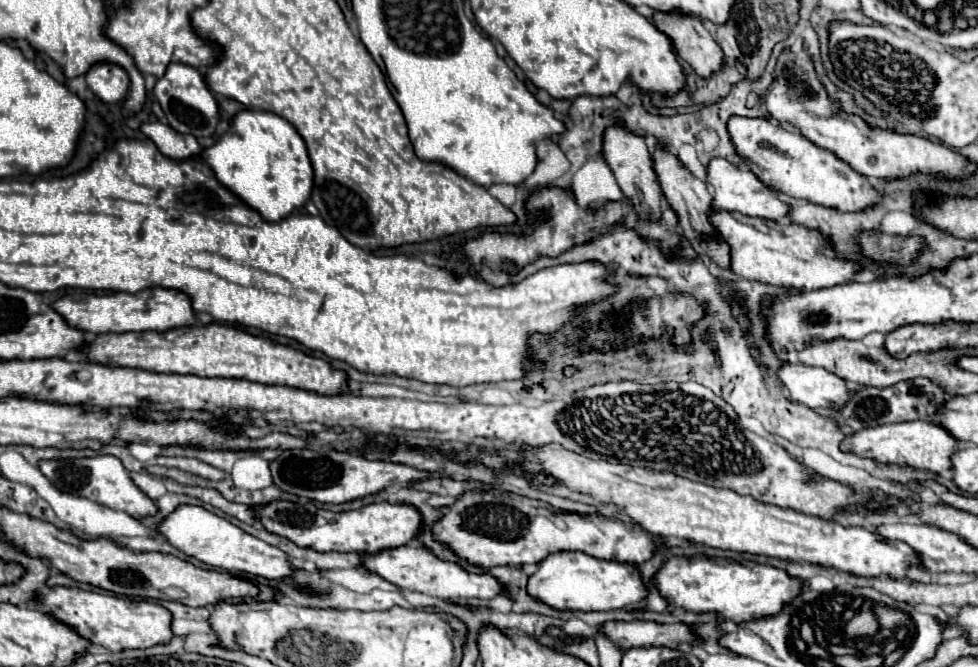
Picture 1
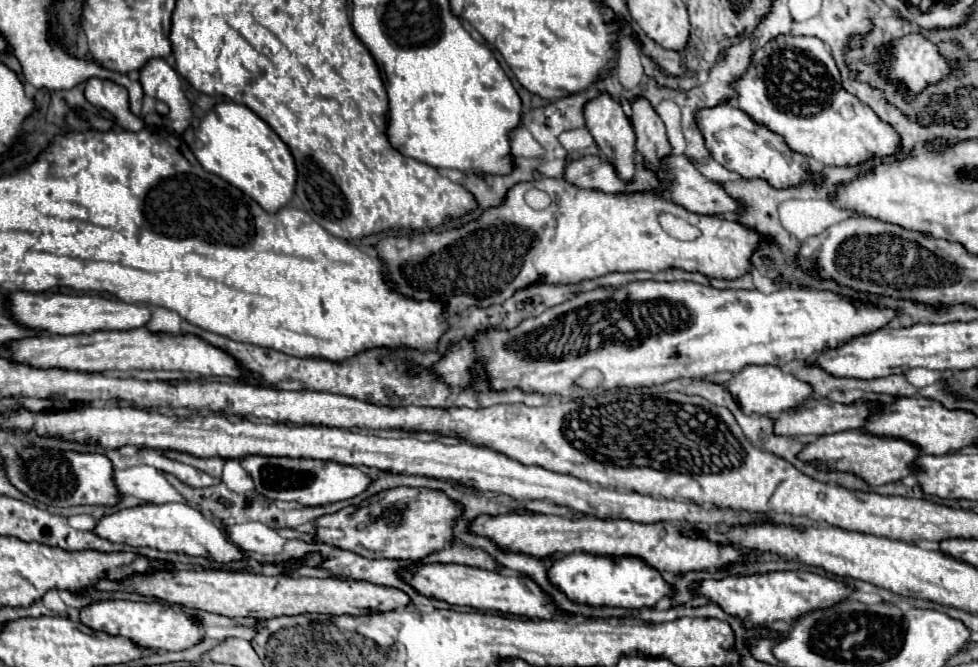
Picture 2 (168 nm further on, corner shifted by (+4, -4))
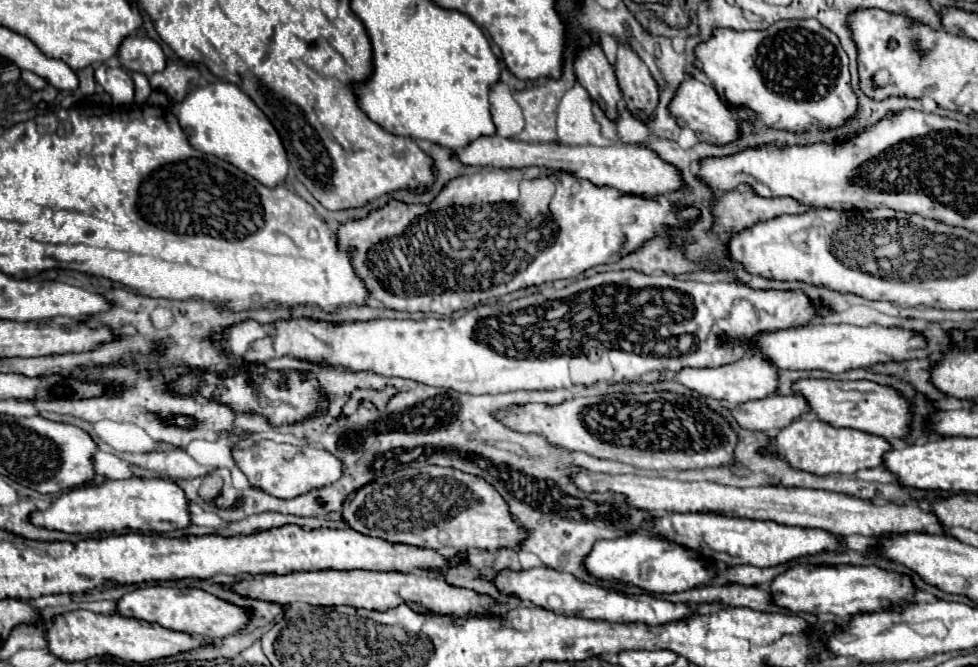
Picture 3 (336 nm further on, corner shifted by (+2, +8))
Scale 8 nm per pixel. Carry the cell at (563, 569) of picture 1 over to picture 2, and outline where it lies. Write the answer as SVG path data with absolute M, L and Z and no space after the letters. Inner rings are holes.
M588 552L566 554L550 566L550 582L558 586L570 600L590 606L620 606L620 608L650 608L664 596L674 596L674 586L648 562L636 556L596 556Z

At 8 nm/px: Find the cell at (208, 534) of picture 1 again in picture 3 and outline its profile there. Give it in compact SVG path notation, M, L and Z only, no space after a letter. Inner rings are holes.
M130 478L130 480L106 480L102 486L80 486L64 492L52 502L48 510L38 510L30 516L30 522L50 530L94 534L94 532L120 532L136 530L144 534L164 534L172 530L184 530L190 526L190 502L174 480L164 478Z

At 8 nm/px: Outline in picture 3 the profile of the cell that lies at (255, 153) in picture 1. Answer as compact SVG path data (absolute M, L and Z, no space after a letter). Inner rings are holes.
M230 82L208 84L194 90L184 102L174 104L172 110L196 150L204 150L206 154L216 154L218 158L232 162L232 166L258 182L264 182L264 186L278 186L286 180L288 156L278 132L264 112L238 86Z

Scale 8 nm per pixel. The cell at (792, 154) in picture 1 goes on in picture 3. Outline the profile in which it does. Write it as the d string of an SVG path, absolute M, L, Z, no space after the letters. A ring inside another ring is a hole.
M688 78L686 82L680 84L674 100L670 102L670 112L676 116L676 120L682 128L688 126L706 144L726 146L728 142L734 142L736 138L740 138L742 120L732 112L732 108L726 102L720 100L720 96L716 94L716 90L712 90L712 86L706 86L696 78Z

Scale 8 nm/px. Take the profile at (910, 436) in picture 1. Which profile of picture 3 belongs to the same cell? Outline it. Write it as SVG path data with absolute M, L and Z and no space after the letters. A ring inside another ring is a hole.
M803 414L774 438L774 448L790 462L792 468L800 468L812 474L856 474L864 468L878 468L884 464L884 456L892 450L892 444L882 438L854 428L836 428L824 420Z

